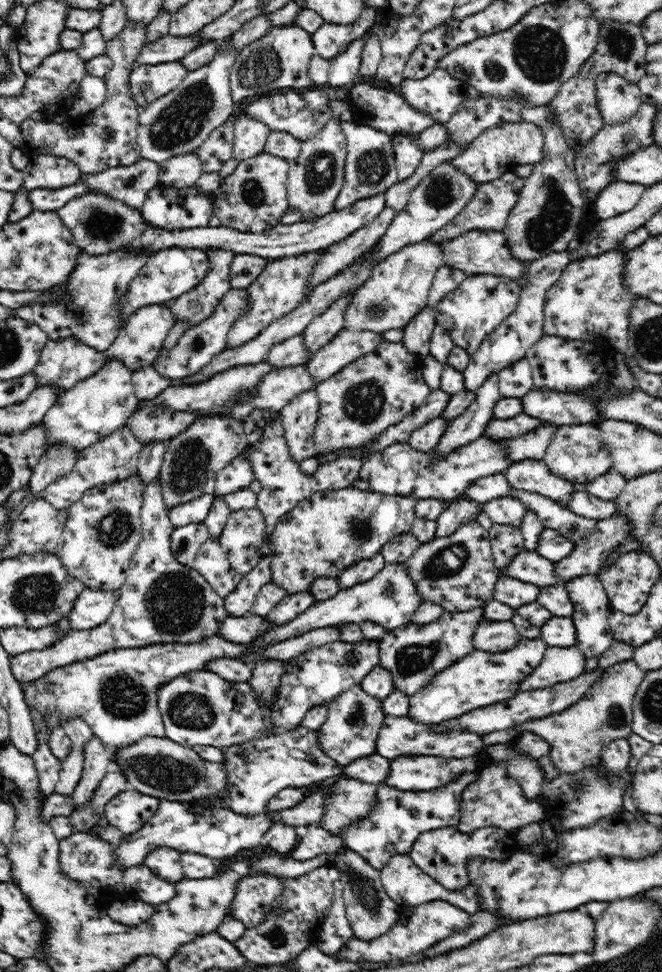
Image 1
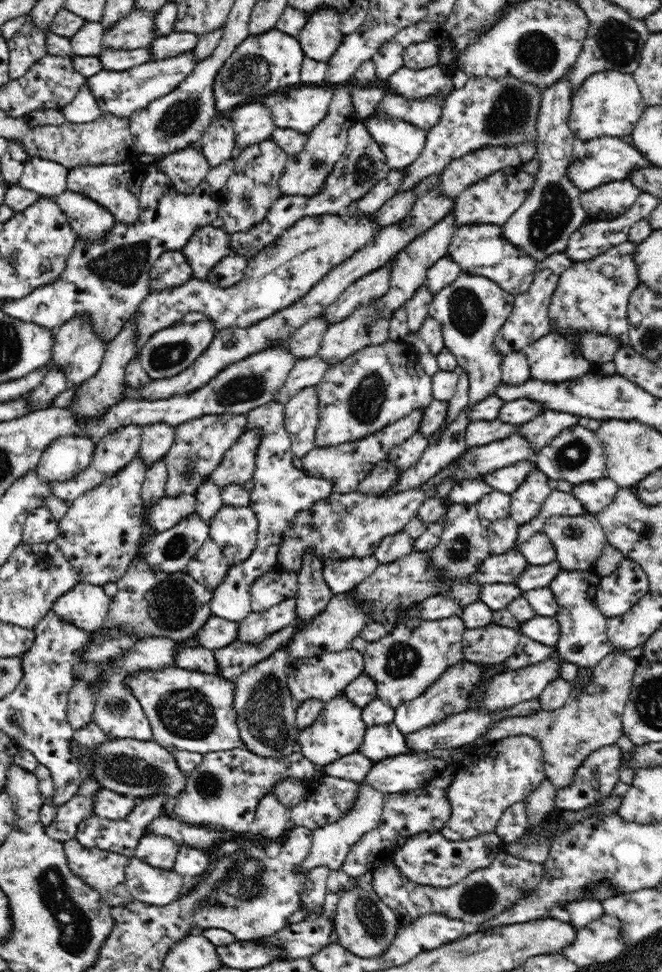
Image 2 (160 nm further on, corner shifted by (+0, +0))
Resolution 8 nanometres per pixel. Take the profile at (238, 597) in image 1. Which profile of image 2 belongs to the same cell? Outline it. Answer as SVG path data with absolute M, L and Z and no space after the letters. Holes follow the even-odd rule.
M268 402L252 408L247 412L247 428L259 428L261 439L256 451L255 471L253 472L253 489L250 492L248 507L254 511L258 530L256 530L256 546L252 554L240 562L230 564L223 582L211 592L209 604L211 614L223 620L240 623L251 612L250 588L258 576L268 572L277 563L281 540L299 512L310 508L317 500L326 498L332 493L332 483L318 477L308 477L301 469L292 465L291 436L285 425L285 405L281 402Z

